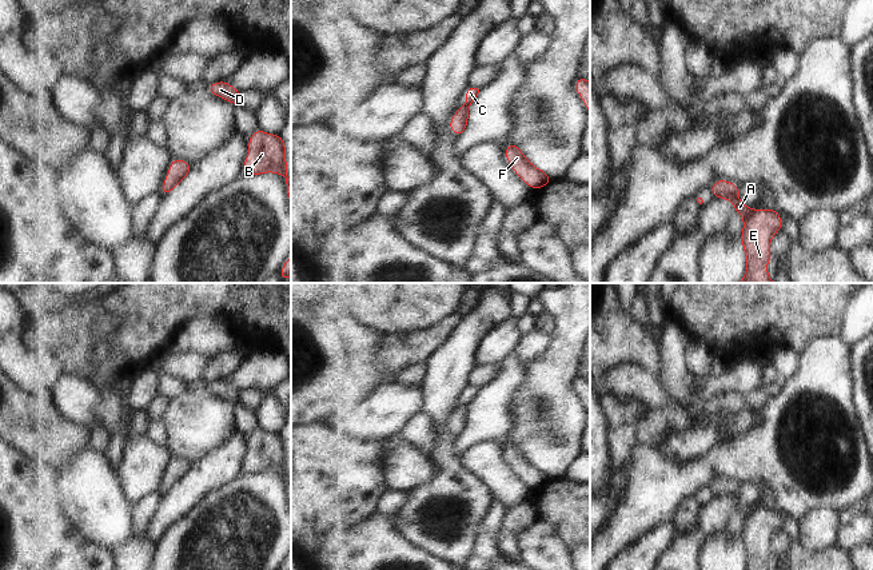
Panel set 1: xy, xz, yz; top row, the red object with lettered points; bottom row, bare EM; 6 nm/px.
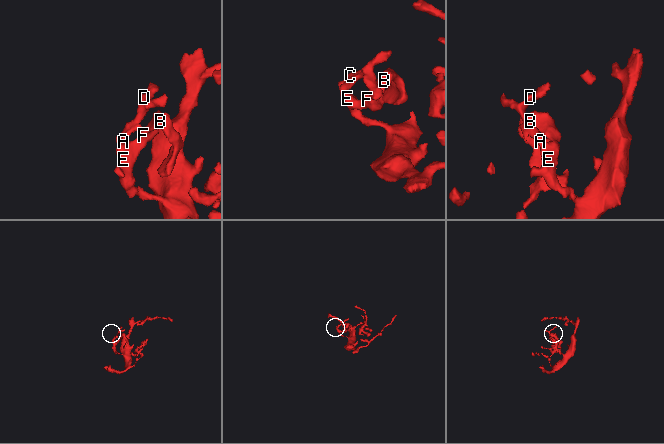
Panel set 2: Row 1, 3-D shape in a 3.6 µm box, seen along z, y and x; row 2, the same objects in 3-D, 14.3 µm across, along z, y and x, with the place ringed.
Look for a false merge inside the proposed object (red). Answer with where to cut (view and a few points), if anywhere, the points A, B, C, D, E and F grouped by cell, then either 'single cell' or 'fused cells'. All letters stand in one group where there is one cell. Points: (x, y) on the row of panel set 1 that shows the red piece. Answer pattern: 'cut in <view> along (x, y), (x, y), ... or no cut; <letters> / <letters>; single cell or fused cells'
no cut; A B C D E F; single cell

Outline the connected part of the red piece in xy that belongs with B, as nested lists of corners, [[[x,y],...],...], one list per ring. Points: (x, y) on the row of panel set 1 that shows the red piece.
[[[258,129],[248,137],[248,155],[244,160],[244,175],[275,172],[284,178],[291,203],[291,179],[287,176],[286,147],[280,135]]]

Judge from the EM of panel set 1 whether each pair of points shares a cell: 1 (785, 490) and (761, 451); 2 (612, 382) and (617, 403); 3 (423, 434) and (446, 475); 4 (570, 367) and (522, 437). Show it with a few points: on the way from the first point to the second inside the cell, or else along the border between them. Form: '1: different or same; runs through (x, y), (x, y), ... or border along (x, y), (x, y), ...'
1: same; runs through (785, 481), (785, 475), (770, 461)
2: different; border along (604, 390), (637, 397), (644, 402)
3: different; border along (433, 419), (437, 427), (437, 445), (431, 455)
4: same; runs through (551, 386), (550, 413), (541, 422)

